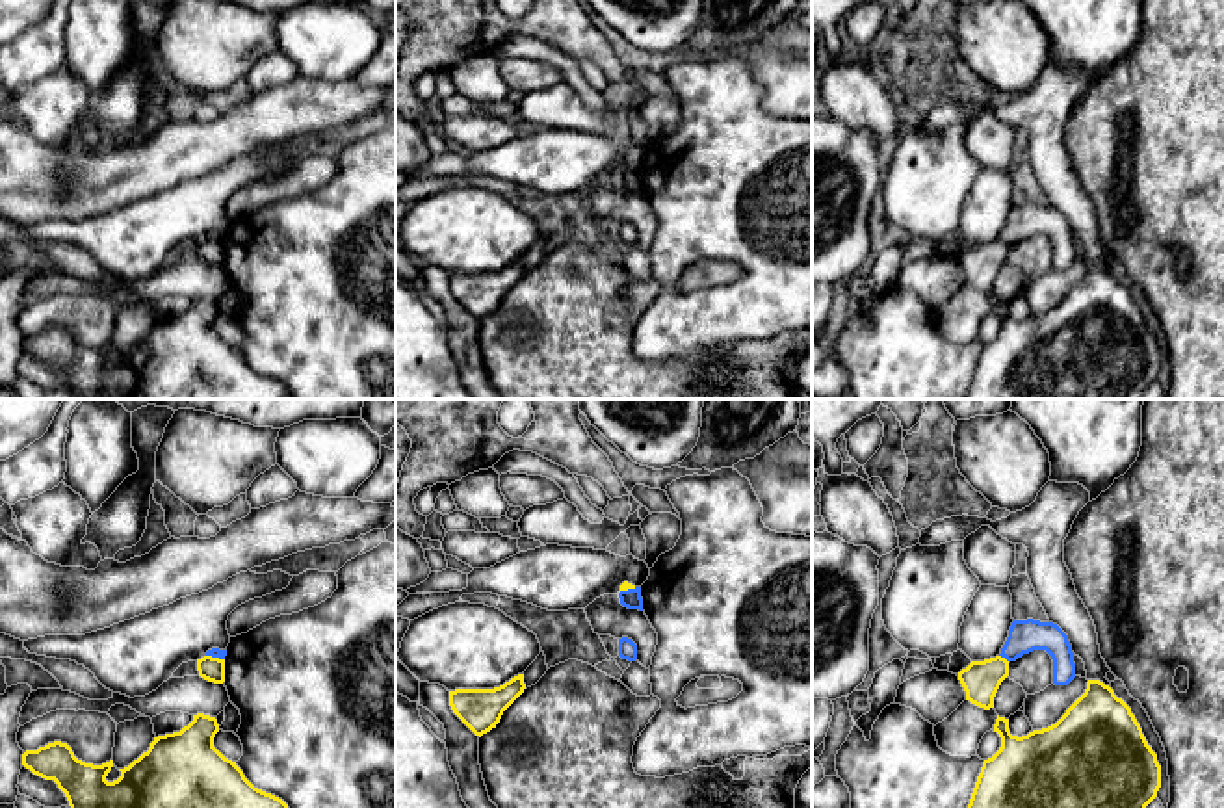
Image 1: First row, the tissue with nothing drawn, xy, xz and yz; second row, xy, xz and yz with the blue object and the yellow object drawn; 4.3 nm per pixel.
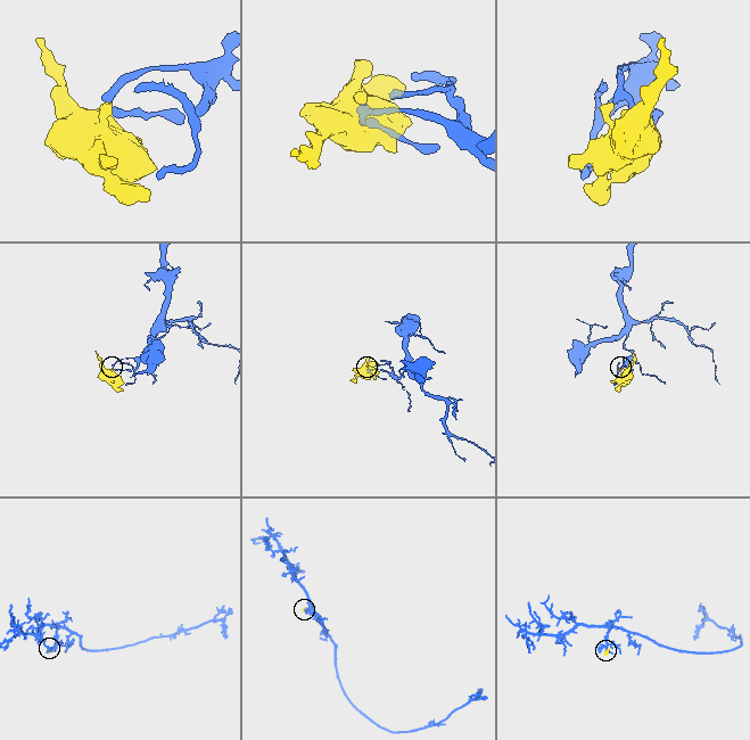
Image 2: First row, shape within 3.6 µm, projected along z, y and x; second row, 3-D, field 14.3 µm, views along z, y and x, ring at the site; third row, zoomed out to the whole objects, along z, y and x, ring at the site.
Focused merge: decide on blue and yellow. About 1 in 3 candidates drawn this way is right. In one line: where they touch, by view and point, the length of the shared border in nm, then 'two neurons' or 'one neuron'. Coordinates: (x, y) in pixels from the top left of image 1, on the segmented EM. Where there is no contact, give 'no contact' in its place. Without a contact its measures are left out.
meets blue in yz at (1005, 658); contact 60 nm long; two neurons

